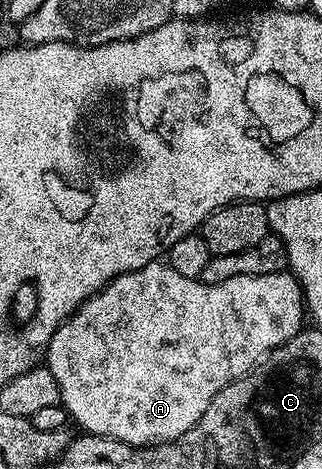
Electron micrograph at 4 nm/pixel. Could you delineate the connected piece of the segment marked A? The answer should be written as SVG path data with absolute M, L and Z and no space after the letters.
M156 260L150 262L145 268L117 276L102 290L96 292L92 298L88 298L70 318L66 318L51 337L51 343L47 345L45 364L53 372L53 380L57 380L59 400L67 410L68 419L72 423L76 422L80 426L78 428L80 431L112 438L130 446L157 446L160 442L177 440L177 436L189 432L189 428L193 428L197 420L205 416L205 408L209 408L213 396L217 396L221 388L233 384L241 376L254 370L272 350L285 344L293 336L297 336L304 326L303 289L299 287L299 282L290 272L262 274L261 276L233 276L229 280L211 286L199 278L181 276L181 272L177 272L166 261Z

